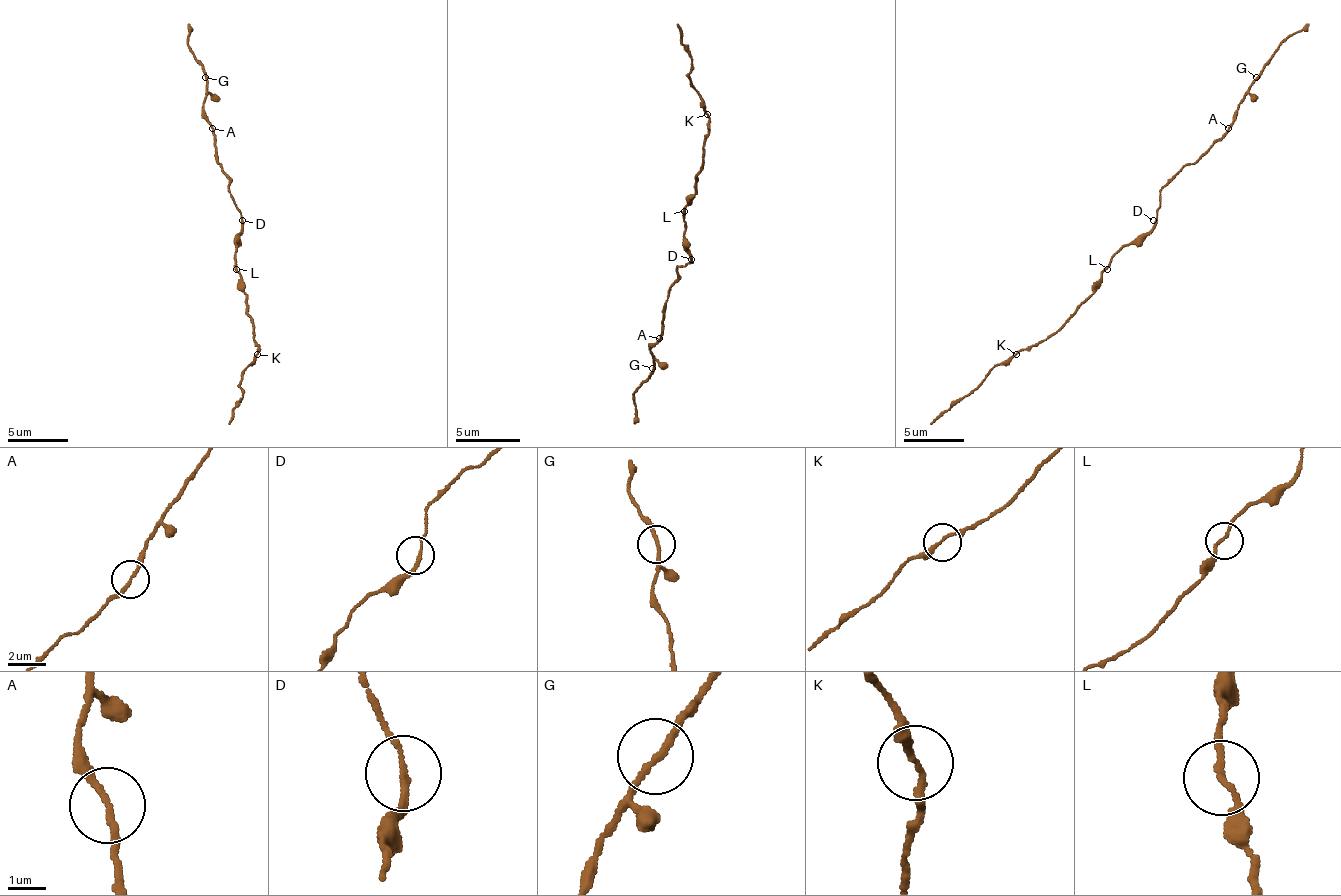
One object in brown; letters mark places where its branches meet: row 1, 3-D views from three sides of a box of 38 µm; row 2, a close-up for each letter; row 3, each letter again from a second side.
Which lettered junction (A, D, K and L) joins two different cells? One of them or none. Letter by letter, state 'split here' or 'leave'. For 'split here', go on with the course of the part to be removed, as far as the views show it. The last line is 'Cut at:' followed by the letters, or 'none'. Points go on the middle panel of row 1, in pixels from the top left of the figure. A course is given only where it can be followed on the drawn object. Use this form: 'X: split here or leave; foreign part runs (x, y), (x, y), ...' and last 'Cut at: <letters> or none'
A: leave
D: leave
K: leave
L: leave
Cut at: none

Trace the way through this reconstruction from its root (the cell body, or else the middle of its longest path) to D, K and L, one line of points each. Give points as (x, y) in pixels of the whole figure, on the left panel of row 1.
D: (236, 239), (242, 230), (242, 220)
K: (236, 239), (236, 272), (239, 287), (245, 293), (245, 312), (254, 327), (257, 354)
L: (236, 239), (236, 269)

